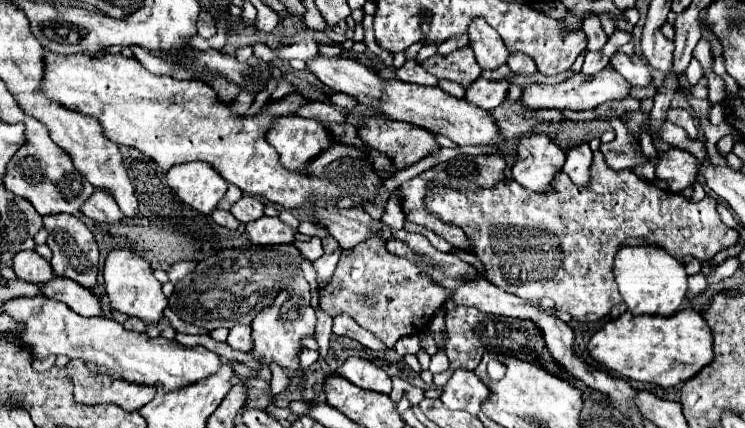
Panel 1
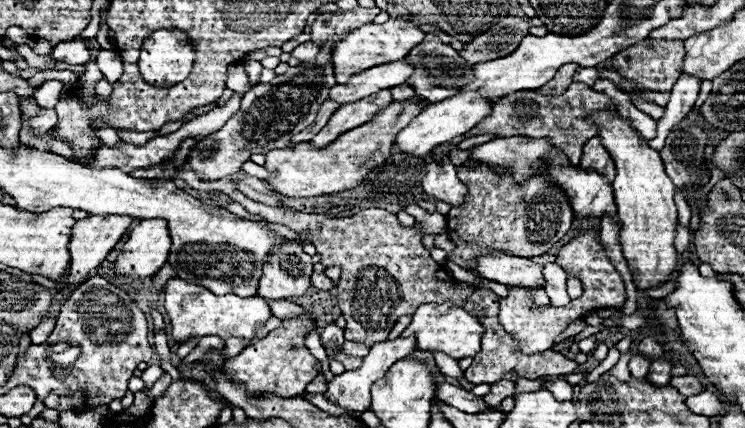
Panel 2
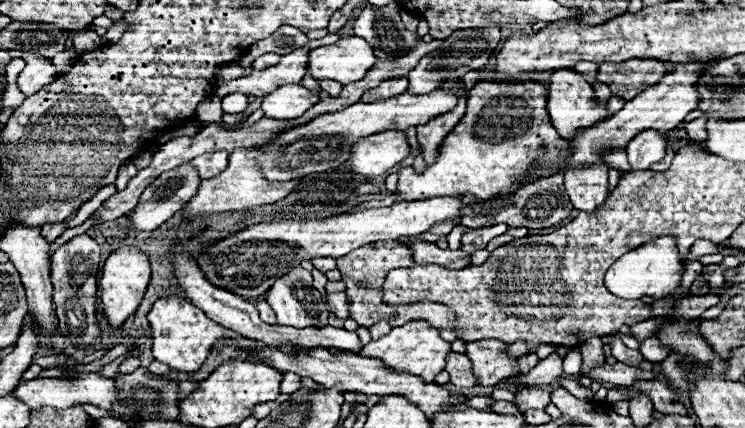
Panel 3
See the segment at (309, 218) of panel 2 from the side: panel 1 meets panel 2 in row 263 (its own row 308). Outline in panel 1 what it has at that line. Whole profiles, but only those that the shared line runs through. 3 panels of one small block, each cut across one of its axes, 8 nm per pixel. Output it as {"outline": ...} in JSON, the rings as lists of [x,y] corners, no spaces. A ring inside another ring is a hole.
{"outline":[[[370,238],[342,252],[330,284],[320,292],[320,308],[330,316],[348,314],[382,340],[386,348],[394,348],[398,338],[422,334],[446,298],[448,292],[416,268],[414,262],[390,254],[380,238]]]}

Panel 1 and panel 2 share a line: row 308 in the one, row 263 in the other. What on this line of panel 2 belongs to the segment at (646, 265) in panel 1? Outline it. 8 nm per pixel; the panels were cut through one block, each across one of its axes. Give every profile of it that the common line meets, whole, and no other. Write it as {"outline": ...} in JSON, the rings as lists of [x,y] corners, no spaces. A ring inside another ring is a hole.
{"outline":[[[596,112],[592,114],[592,120],[598,122],[602,144],[612,154],[616,164],[616,178],[612,182],[612,188],[618,206],[618,218],[622,222],[620,244],[624,258],[628,260],[628,268],[634,276],[634,284],[640,292],[658,288],[666,280],[670,280],[680,264],[678,252],[674,248],[678,220],[674,204],[676,186],[666,176],[660,154],[648,148],[640,134],[632,130],[626,120],[622,120],[618,114],[610,116],[610,112]]]}

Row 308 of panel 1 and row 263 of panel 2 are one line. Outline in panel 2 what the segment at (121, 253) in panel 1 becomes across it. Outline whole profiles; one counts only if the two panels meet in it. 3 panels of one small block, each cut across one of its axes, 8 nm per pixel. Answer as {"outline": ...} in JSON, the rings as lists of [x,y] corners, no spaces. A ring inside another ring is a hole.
{"outline":[[[162,218],[140,220],[130,232],[122,254],[116,260],[116,270],[130,278],[154,276],[170,254],[170,232],[168,222]]]}

